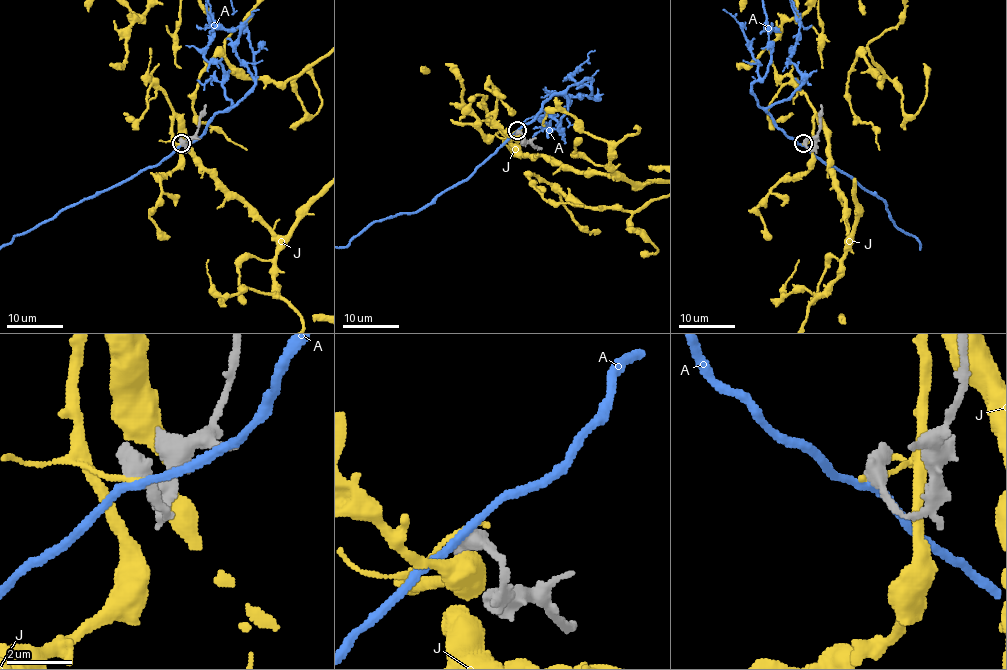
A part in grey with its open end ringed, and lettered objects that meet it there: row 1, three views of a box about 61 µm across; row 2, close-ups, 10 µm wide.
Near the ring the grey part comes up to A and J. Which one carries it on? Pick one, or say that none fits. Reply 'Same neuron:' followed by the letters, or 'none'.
Same neuron: none

